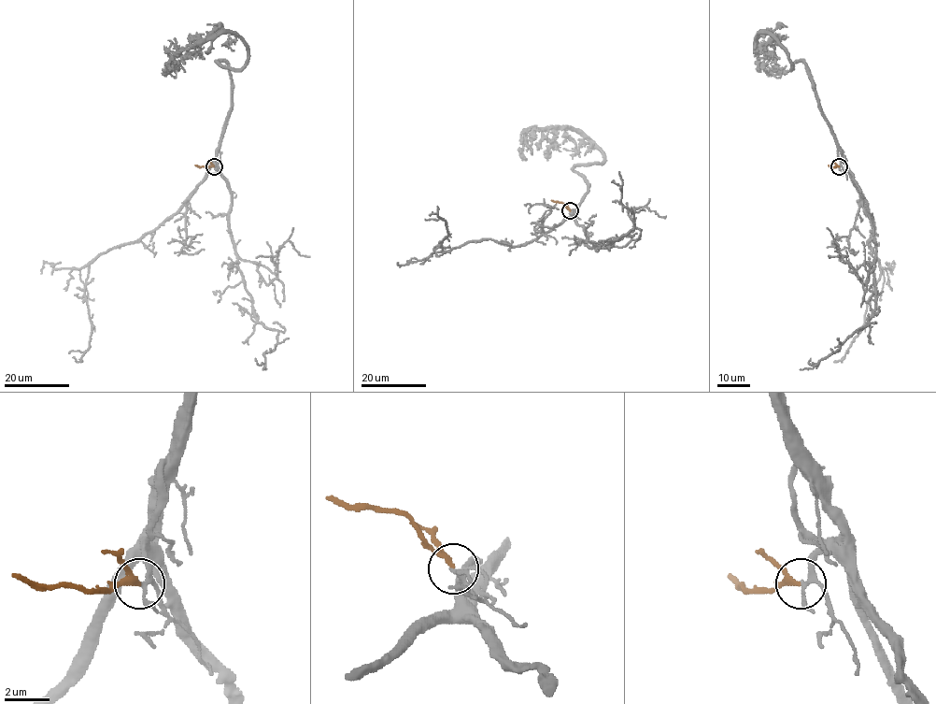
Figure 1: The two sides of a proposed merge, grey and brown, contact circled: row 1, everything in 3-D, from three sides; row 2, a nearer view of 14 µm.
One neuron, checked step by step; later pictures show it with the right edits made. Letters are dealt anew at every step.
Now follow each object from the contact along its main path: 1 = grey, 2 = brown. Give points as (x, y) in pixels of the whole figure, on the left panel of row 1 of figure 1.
1: (213, 166), (232, 82), (217, 62), (240, 68), (247, 45), (226, 33), (199, 40), (169, 63), (175, 71)
2: (213, 166), (194, 165)

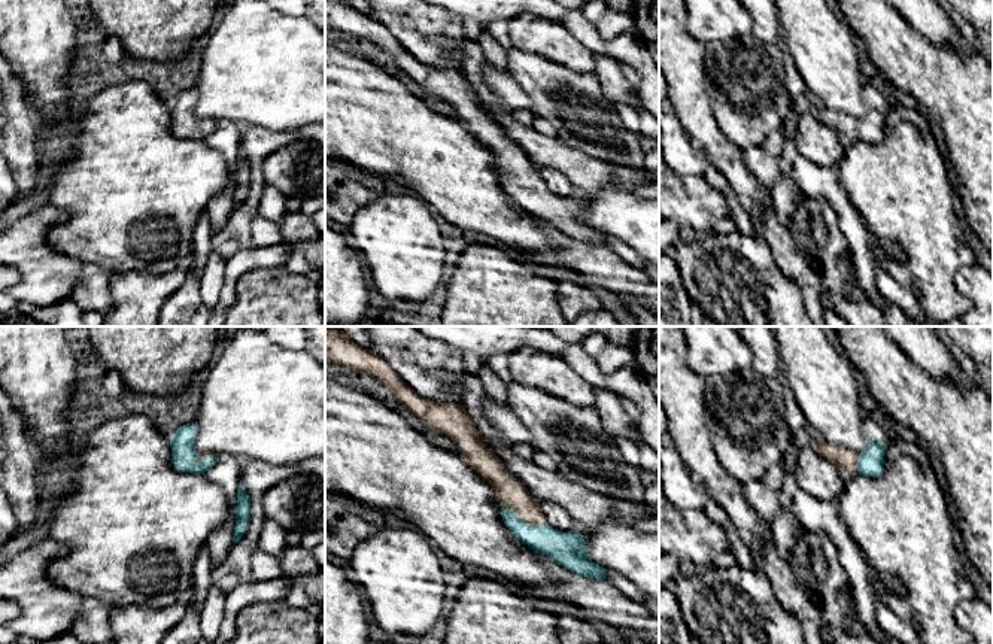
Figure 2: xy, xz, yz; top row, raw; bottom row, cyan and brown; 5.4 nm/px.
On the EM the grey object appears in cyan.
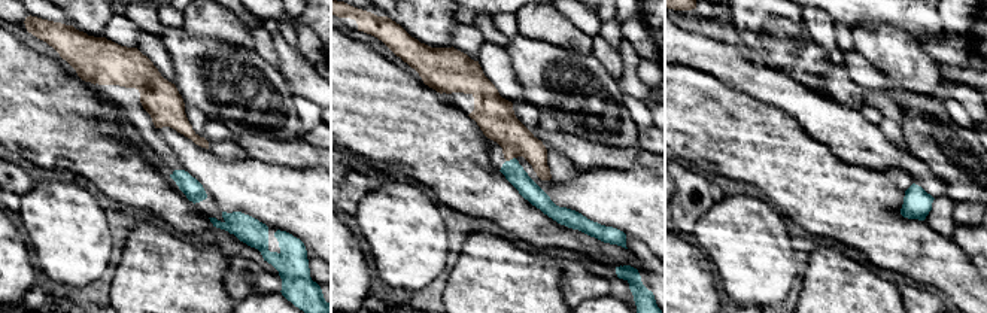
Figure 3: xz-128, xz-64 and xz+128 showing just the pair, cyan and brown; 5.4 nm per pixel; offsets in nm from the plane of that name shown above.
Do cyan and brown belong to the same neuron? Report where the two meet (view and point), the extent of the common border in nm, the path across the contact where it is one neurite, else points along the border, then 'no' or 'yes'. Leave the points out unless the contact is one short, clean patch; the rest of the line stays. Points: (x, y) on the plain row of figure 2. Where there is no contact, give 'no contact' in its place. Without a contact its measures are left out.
meets cyan in xz at (524, 188); contact 260 nm long; runs through xz (562, 213), (541, 204), (524, 188), (521, 173), (510, 158); yes

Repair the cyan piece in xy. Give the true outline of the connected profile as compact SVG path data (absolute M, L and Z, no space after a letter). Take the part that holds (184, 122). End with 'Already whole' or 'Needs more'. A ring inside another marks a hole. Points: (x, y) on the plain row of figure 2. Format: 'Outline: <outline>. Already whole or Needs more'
Outline: M186 89L174 100L171 100L171 130L177 137L204 140L212 131L215 131L215 121L210 118L197 118L194 106L197 103L197 92Z. Needs more

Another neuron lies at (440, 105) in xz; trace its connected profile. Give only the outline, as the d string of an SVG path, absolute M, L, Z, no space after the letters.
M423 89L417 95L422 97L425 101L428 101L438 112L452 115L450 106L446 100L437 98L435 95L432 95Z

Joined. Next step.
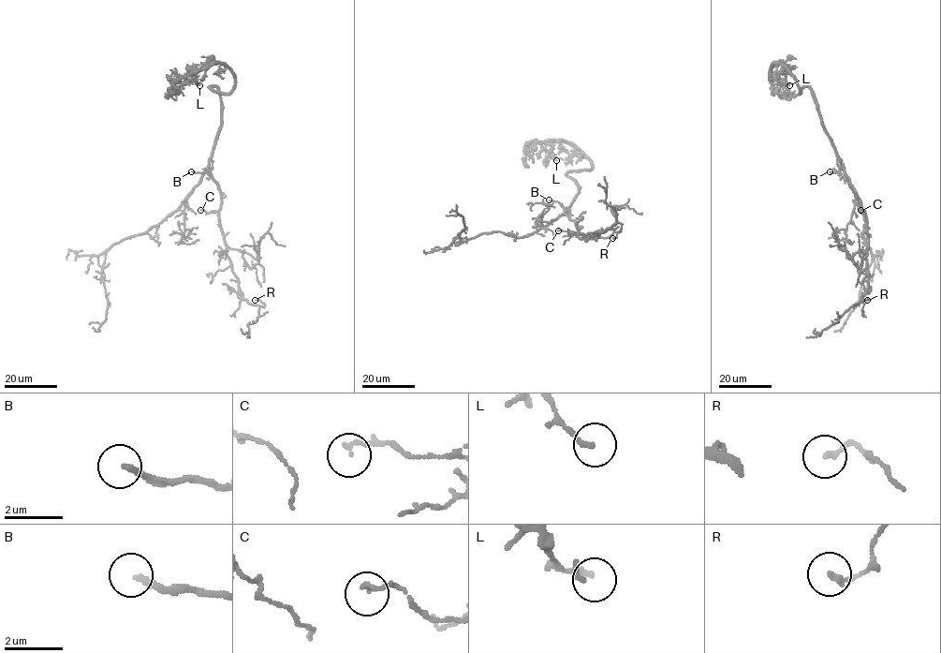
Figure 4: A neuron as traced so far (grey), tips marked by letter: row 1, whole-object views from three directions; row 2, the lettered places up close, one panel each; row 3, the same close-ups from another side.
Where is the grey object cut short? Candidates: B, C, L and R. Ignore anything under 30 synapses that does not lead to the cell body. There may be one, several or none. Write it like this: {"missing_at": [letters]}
{"missing_at": ["B"]}

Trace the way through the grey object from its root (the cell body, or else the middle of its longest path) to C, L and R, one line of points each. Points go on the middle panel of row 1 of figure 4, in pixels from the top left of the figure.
C: (566, 212), (579, 230), (558, 230)
L: (566, 212), (579, 188), (566, 174), (589, 170), (591, 162), (573, 144), (543, 142), (542, 146), (556, 160)
R: (566, 212), (578, 227), (577, 235), (580, 238), (583, 235), (595, 238), (618, 222), (622, 227), (612, 238)

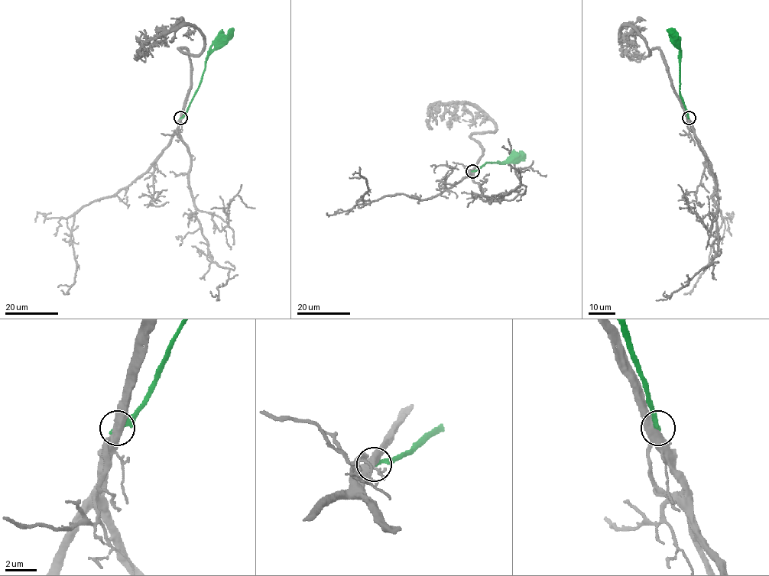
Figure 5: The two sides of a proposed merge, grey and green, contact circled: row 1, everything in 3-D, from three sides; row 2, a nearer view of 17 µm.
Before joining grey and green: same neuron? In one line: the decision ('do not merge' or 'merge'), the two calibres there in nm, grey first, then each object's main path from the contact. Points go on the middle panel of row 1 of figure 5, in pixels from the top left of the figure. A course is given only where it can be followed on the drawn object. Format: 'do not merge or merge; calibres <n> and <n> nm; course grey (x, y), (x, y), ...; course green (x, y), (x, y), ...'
merge; calibres 550 and 320 nm; course grey (472, 171), (429, 198), (387, 195), (365, 205), (362, 196), (368, 191), (366, 180), (358, 173), (353, 175); course green (472, 171), (487, 162), (505, 163), (514, 158)

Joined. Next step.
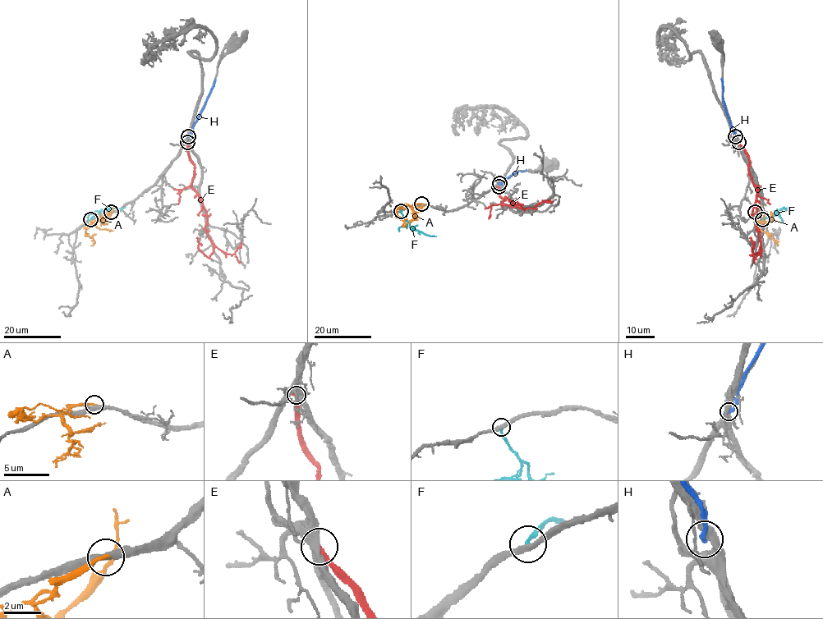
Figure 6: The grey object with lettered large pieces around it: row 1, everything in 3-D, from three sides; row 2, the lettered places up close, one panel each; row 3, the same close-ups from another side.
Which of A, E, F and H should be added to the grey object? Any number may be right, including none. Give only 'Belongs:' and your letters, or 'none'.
Belongs: A

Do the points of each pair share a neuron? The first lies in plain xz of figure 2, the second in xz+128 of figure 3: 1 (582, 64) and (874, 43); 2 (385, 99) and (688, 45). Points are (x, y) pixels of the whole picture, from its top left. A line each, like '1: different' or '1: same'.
1: same
2: different

